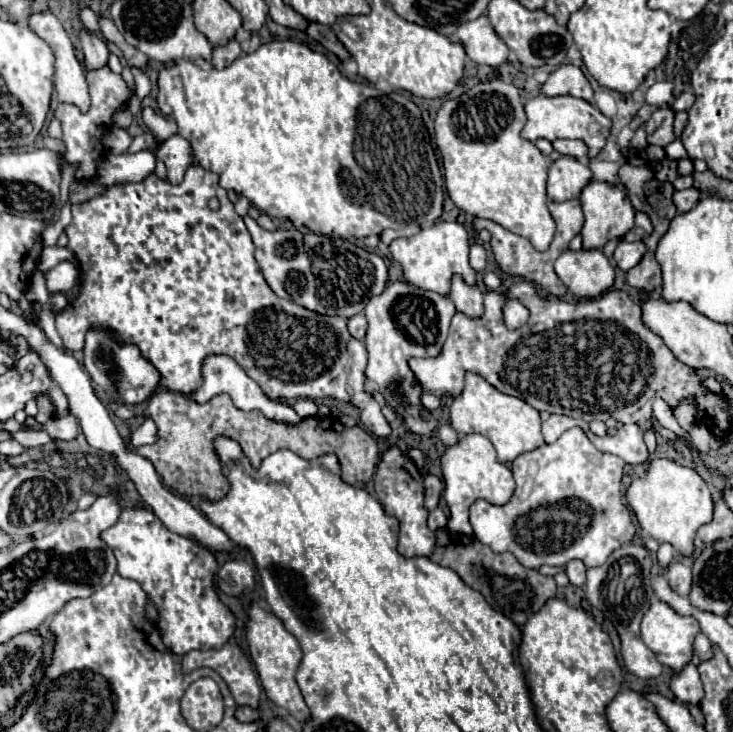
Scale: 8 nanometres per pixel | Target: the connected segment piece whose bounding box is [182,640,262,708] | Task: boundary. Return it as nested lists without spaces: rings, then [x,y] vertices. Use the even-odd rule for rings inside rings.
[[[230,640],[224,648],[220,650],[206,650],[206,652],[188,652],[182,660],[182,672],[188,674],[200,666],[214,668],[224,682],[228,684],[232,698],[236,700],[238,706],[258,706],[260,700],[260,682],[258,676],[244,656],[242,648]]]

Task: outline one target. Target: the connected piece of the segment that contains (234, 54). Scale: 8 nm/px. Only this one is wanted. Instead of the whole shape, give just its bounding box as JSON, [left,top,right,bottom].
[212,40,242,70]

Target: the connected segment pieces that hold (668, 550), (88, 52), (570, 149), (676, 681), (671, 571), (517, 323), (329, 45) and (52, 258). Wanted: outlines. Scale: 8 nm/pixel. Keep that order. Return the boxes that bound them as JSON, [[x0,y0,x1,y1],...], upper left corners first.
[[656,544,674,568],[80,28,108,70],[552,140,588,160],[670,664,704,704],[664,562,692,596],[504,300,528,330],[308,22,350,62],[38,246,72,270]]

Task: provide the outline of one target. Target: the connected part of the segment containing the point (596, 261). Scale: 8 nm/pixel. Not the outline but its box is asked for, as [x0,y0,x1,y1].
[554,250,614,298]

